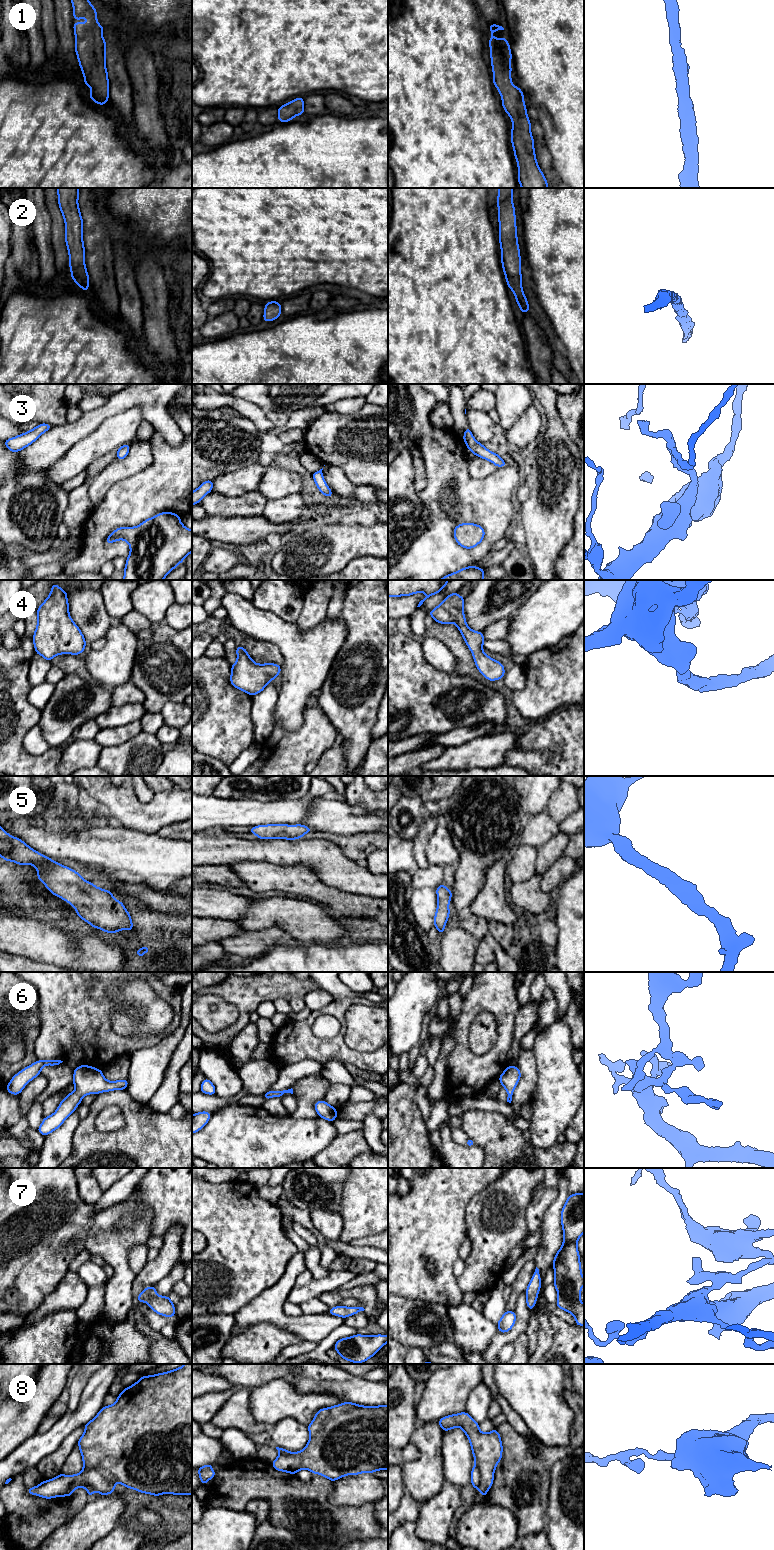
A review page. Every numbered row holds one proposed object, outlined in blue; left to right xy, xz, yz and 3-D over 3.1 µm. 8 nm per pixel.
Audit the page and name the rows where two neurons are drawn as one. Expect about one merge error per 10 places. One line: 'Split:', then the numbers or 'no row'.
Split: 8

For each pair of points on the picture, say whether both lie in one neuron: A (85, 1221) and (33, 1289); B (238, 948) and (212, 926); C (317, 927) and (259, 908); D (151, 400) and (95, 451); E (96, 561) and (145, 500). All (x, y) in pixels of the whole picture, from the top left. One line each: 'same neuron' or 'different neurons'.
A: same neuron
B: different neurons
C: same neuron
D: different neurons
E: same neuron

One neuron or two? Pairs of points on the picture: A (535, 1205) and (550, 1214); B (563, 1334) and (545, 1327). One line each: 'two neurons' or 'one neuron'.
A: two neurons
B: two neurons

